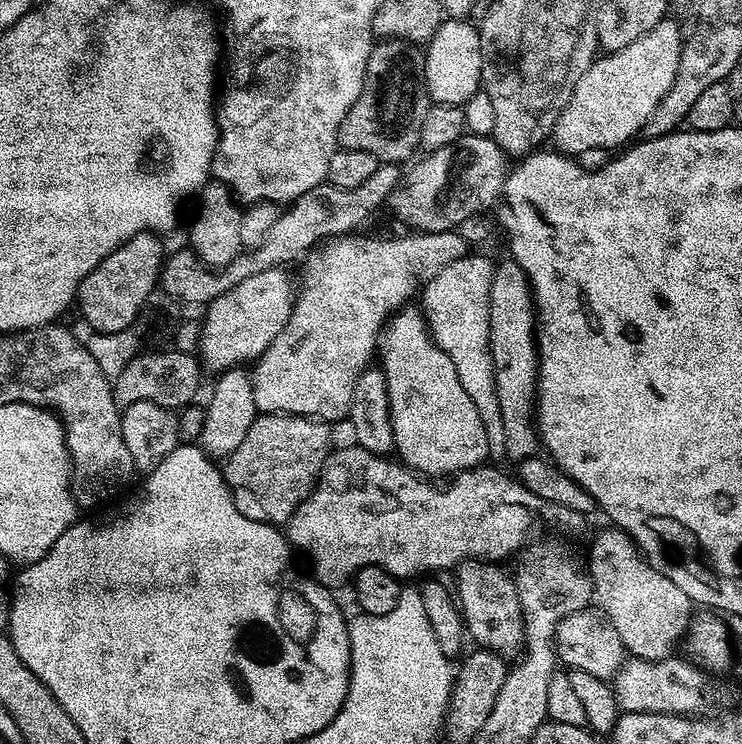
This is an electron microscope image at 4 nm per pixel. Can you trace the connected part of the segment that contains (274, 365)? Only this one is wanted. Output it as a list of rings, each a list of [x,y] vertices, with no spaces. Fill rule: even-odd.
[[[429,230],[398,236],[394,240],[378,240],[374,236],[349,234],[334,236],[308,253],[303,261],[304,281],[299,281],[298,295],[284,332],[274,338],[270,351],[255,365],[252,389],[257,409],[264,414],[306,416],[314,420],[333,422],[347,417],[350,394],[362,369],[369,367],[368,360],[377,355],[382,329],[389,319],[409,303],[412,295],[450,262],[469,255],[470,245],[456,230]]]

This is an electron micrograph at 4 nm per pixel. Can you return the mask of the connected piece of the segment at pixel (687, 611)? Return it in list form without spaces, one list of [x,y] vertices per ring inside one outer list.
[[[608,526],[605,532],[600,532],[592,540],[592,549],[588,552],[588,568],[586,564],[586,575],[592,579],[592,595],[594,597],[594,604],[602,613],[605,620],[608,620],[614,626],[614,630],[618,630],[618,638],[622,638],[624,643],[624,651],[629,657],[637,656],[643,660],[666,660],[673,655],[672,652],[676,648],[676,643],[685,639],[688,631],[688,625],[692,622],[694,615],[694,605],[692,599],[683,590],[678,590],[678,586],[674,586],[674,582],[670,582],[670,578],[666,578],[666,574],[662,574],[658,570],[654,570],[654,566],[650,566],[648,561],[640,555],[640,549],[625,532],[620,531],[615,526]]]

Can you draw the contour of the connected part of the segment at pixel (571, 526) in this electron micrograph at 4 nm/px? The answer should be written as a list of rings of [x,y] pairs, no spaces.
[[[349,446],[349,448],[340,448],[329,451],[328,459],[324,461],[324,467],[320,470],[320,478],[316,482],[316,487],[298,506],[298,510],[294,510],[292,517],[288,519],[286,525],[286,535],[288,543],[297,553],[300,552],[306,559],[312,563],[311,575],[315,577],[319,583],[327,586],[329,589],[336,590],[339,584],[344,584],[353,579],[356,573],[360,572],[366,566],[378,566],[382,570],[386,570],[390,575],[397,578],[405,578],[404,576],[420,576],[425,574],[440,574],[443,568],[455,569],[466,560],[481,559],[489,562],[504,562],[507,556],[515,557],[529,543],[528,535],[532,532],[532,524],[536,524],[540,519],[556,520],[556,524],[564,532],[580,532],[584,528],[586,516],[572,509],[567,509],[564,505],[545,503],[544,500],[532,492],[528,492],[520,481],[506,473],[499,472],[496,468],[488,468],[489,466],[477,466],[467,472],[459,473],[451,481],[452,484],[448,489],[435,488],[435,483],[429,482],[427,479],[421,478],[417,473],[401,466],[395,459],[385,458],[383,456],[375,456],[370,454],[364,448]]]

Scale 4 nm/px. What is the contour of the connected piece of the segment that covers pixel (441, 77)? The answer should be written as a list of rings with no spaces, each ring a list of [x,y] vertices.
[[[448,18],[445,19],[444,23],[438,26],[438,30],[433,34],[432,39],[428,41],[426,45],[426,51],[424,52],[424,84],[428,87],[428,98],[432,104],[459,104],[461,106],[473,96],[475,92],[481,91],[482,84],[480,79],[484,76],[484,56],[486,57],[486,49],[484,44],[480,40],[480,30],[475,23],[468,18]]]

